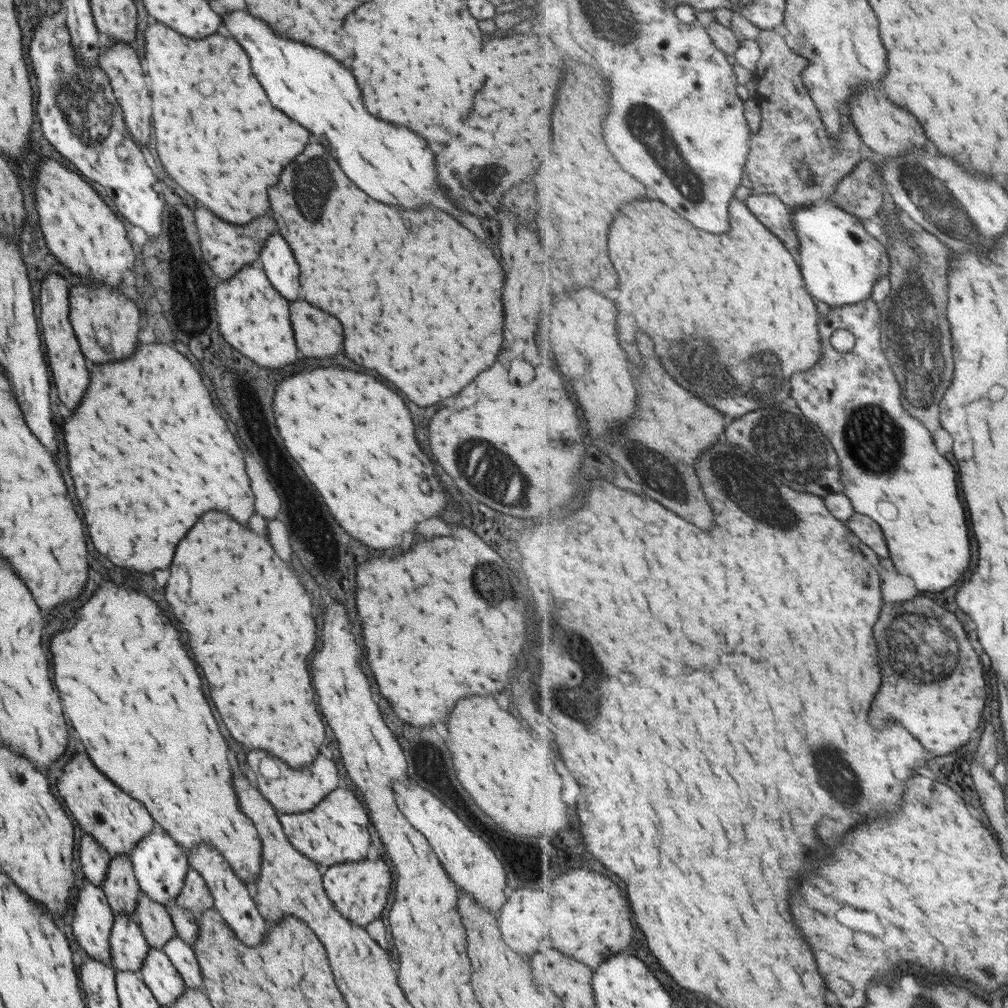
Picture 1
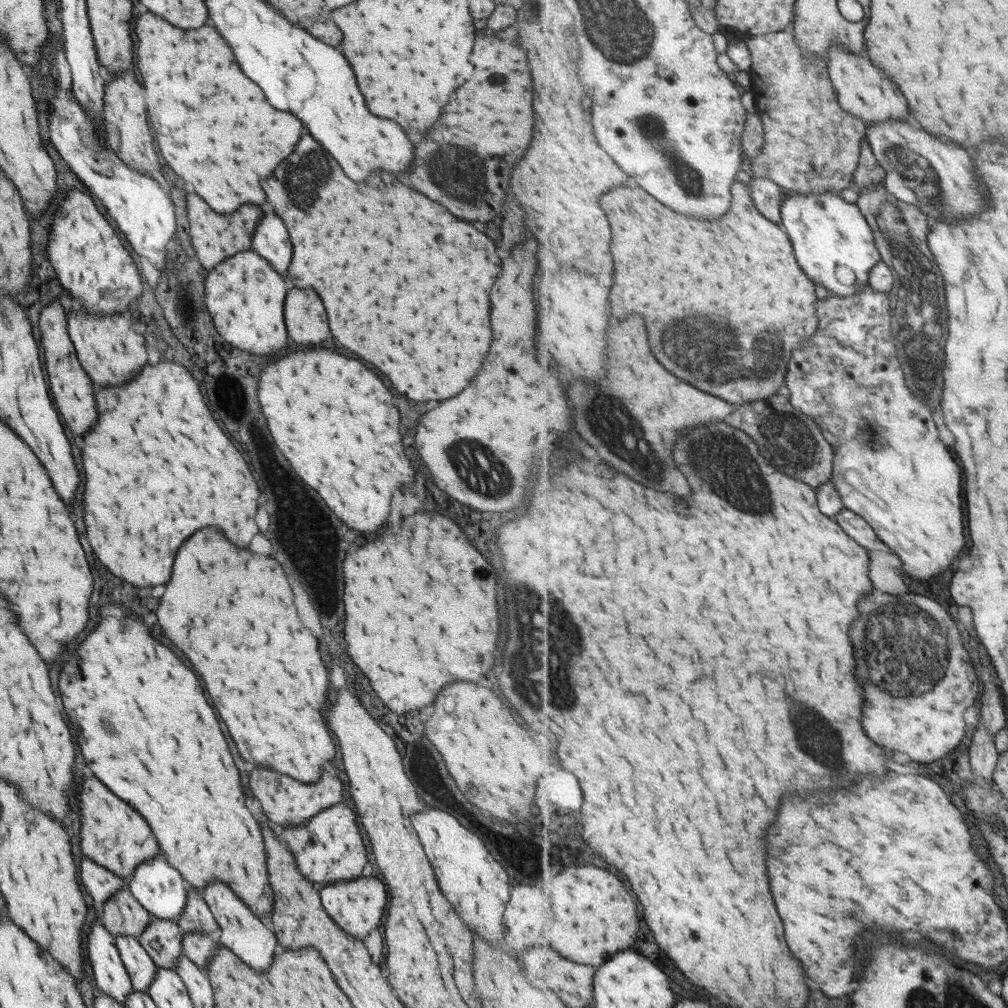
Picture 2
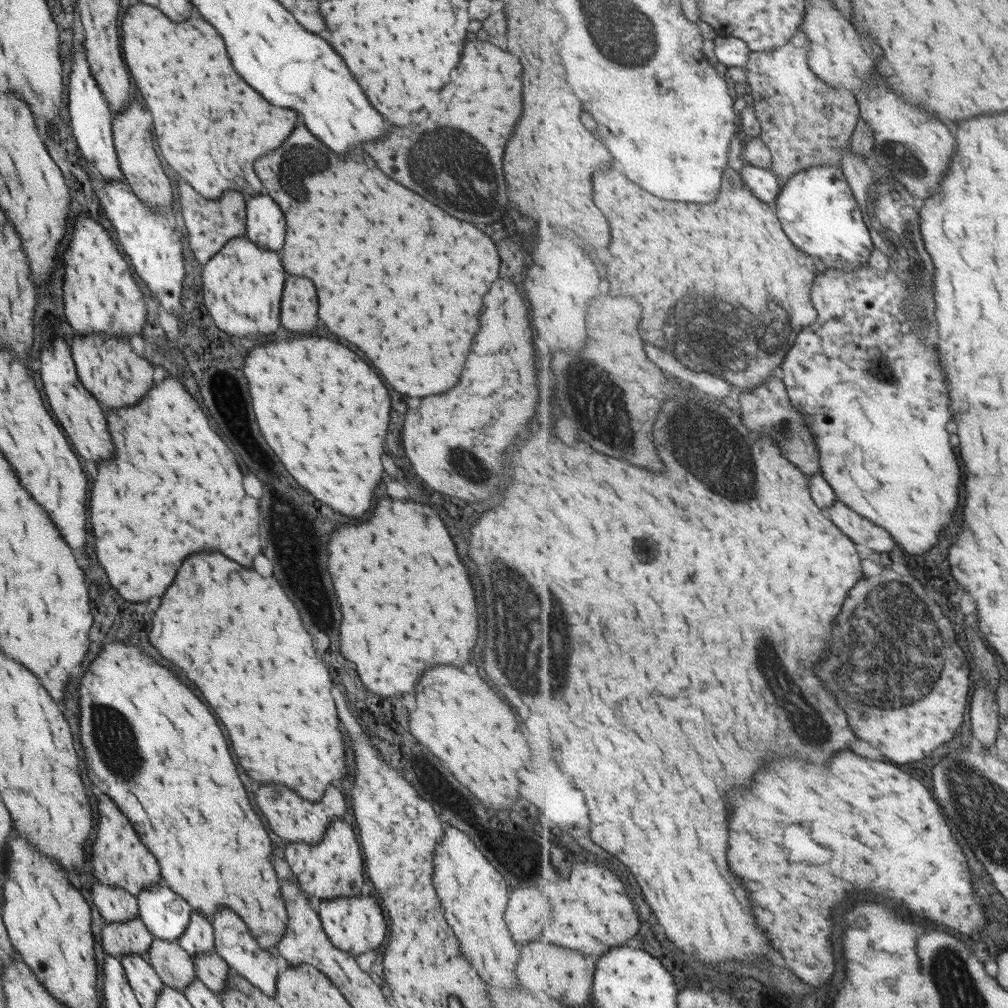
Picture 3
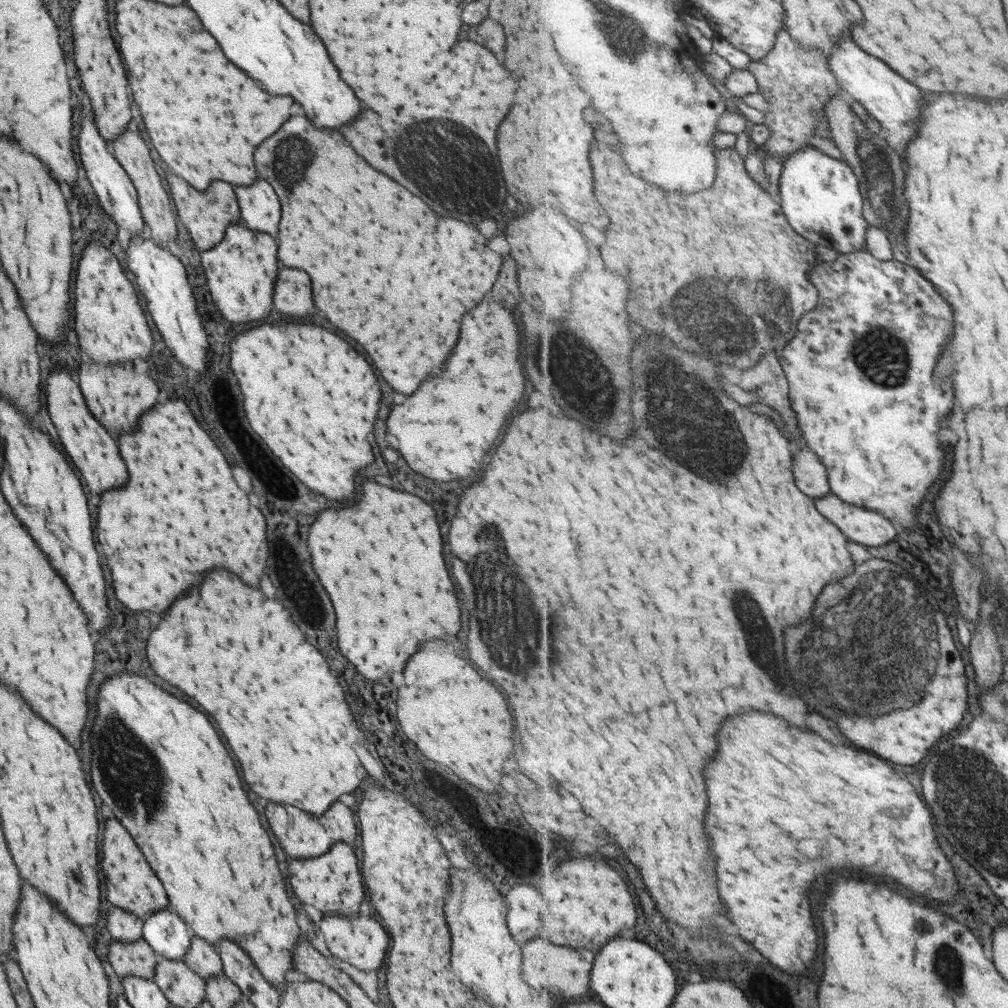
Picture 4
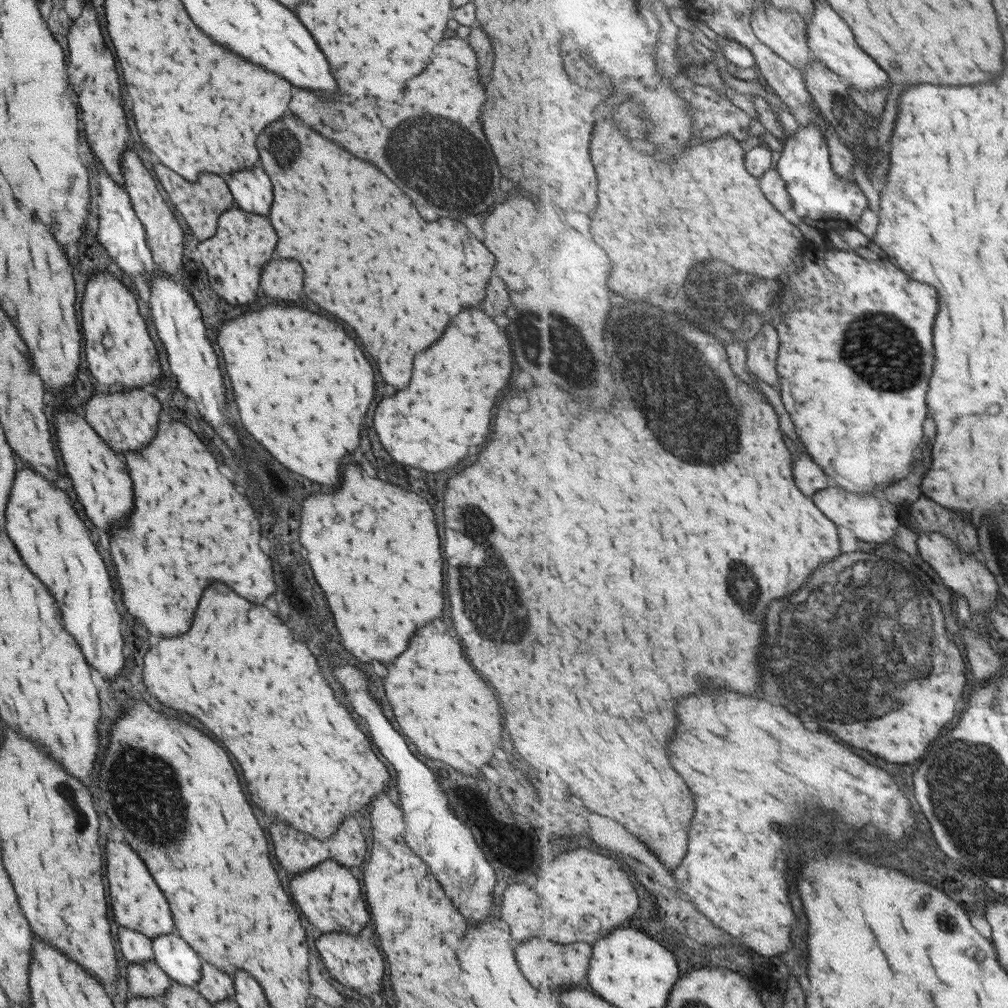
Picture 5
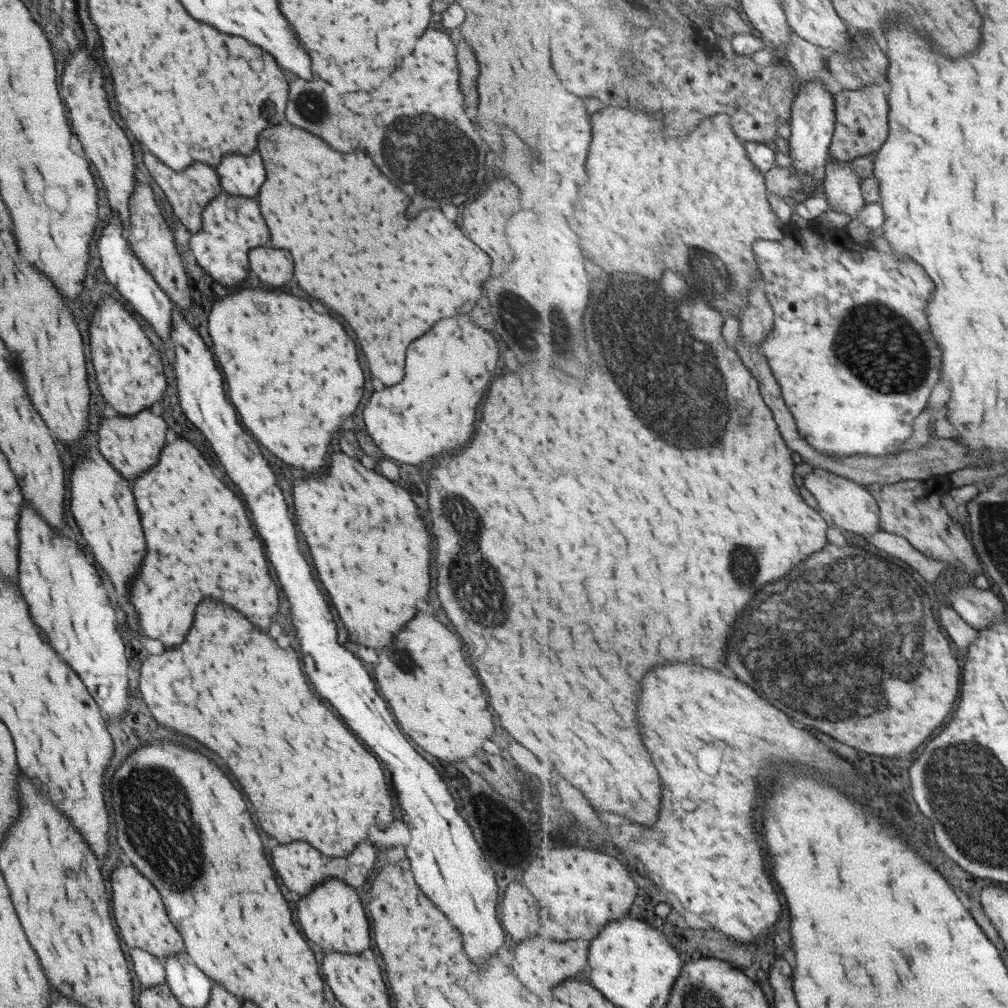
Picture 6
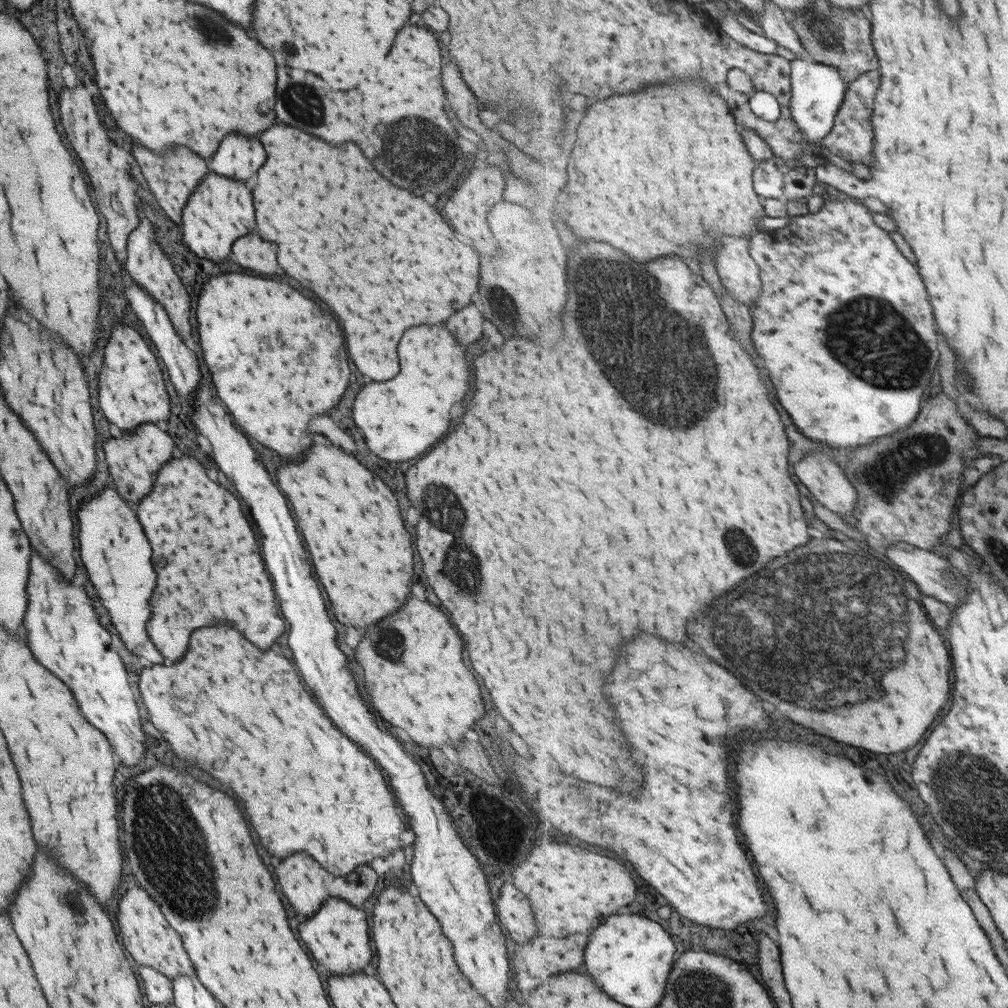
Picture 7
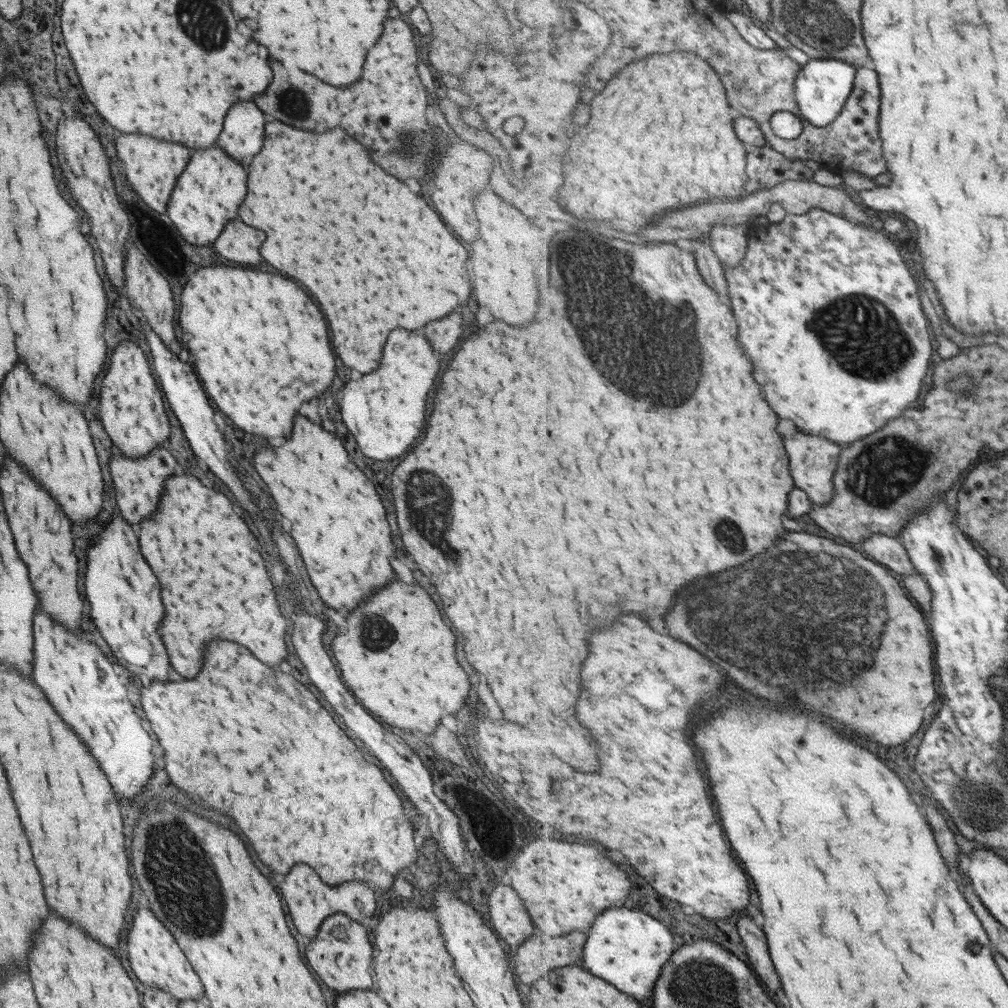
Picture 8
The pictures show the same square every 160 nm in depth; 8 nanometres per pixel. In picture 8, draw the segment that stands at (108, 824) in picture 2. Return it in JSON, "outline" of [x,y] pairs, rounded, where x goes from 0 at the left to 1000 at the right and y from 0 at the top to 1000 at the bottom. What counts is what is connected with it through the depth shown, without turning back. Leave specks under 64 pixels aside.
{"outline":[[[144,898],[138,899],[138,903],[132,906],[132,915],[126,926],[126,948],[132,968],[144,979],[151,978],[167,984],[175,993],[202,990],[202,980],[185,948],[170,926]]]}

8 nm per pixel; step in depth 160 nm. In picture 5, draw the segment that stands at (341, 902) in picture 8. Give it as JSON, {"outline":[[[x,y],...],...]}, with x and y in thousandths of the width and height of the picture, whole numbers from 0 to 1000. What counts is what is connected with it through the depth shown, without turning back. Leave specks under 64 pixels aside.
{"outline":[[[342,812],[338,815],[338,821],[329,827],[324,833],[314,833],[310,829],[303,829],[301,825],[291,825],[283,817],[271,817],[267,821],[267,833],[271,837],[271,845],[279,861],[287,867],[297,867],[309,862],[321,853],[331,853],[338,859],[352,863],[362,853],[362,831],[358,827],[358,821],[350,812]]]}

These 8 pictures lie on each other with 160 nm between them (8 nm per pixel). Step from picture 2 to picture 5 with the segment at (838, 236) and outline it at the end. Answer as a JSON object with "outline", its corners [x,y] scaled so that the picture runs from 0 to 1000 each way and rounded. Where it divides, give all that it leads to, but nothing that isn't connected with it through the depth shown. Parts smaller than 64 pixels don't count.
{"outline":[[[814,124],[793,125],[786,136],[780,136],[771,169],[785,193],[787,214],[819,231],[838,226],[850,228],[850,221],[862,204],[862,198],[848,180],[834,178],[826,169],[821,137]]]}

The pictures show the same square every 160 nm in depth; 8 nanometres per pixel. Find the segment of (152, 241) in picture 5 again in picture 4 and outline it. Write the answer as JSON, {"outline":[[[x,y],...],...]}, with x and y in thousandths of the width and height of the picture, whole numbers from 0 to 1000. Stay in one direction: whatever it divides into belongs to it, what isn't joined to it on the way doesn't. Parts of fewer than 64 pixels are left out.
{"outline":[[[122,131],[109,143],[112,157],[120,164],[126,176],[135,188],[135,199],[139,215],[144,222],[145,232],[156,244],[165,244],[173,240],[175,236],[174,216],[170,211],[170,200],[166,190],[160,186],[160,179],[152,166],[152,159],[148,157],[148,149],[142,143],[140,135],[136,131]]]}

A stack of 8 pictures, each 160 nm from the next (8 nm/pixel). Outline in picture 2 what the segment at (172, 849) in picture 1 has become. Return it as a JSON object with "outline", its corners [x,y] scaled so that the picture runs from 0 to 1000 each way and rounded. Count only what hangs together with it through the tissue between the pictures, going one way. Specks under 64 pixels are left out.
{"outline":[[[159,844],[157,849],[147,851],[136,859],[131,869],[126,873],[125,879],[132,891],[153,911],[177,913],[185,896],[186,877],[180,868],[166,857]]]}

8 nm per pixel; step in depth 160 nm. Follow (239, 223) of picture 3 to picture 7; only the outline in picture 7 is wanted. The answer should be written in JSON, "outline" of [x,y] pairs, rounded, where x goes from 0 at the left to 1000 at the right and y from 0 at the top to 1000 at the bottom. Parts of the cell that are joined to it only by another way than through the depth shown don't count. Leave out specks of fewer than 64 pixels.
{"outline":[[[132,145],[131,154],[136,159],[136,165],[145,179],[148,190],[152,192],[158,206],[175,222],[179,222],[180,207],[184,204],[184,199],[188,190],[193,187],[198,179],[203,177],[203,172],[207,170],[205,163],[195,157],[189,149],[186,147],[168,147],[164,153],[152,153],[142,145]]]}

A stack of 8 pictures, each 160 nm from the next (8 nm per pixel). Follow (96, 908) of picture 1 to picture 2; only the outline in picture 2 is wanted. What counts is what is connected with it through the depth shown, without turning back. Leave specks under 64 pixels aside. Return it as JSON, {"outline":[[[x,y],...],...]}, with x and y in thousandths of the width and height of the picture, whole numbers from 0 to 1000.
{"outline":[[[98,899],[95,901],[97,910],[86,927],[86,950],[96,980],[122,998],[125,988],[131,983],[131,976],[117,949],[113,929],[100,917]]]}

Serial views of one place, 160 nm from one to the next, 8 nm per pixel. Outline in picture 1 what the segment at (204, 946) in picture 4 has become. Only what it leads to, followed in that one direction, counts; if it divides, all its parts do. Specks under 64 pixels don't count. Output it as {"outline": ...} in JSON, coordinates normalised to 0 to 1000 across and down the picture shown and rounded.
{"outline":[[[188,858],[185,863],[182,879],[175,889],[174,897],[197,910],[200,903],[210,901],[210,891],[203,879],[203,874]]]}

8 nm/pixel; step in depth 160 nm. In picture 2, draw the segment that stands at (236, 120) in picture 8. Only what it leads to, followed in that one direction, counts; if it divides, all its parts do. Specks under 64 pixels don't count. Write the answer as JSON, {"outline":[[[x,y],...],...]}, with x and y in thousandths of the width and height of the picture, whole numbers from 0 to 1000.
{"outline":[[[261,212],[250,230],[248,247],[263,256],[275,270],[285,274],[289,256],[289,242],[281,220],[273,212]]]}

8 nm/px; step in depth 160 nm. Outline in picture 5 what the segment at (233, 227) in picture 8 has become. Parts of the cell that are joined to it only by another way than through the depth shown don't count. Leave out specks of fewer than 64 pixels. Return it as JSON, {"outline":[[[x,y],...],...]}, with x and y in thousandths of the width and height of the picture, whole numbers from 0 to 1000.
{"outline":[[[265,258],[259,268],[259,288],[279,300],[293,300],[299,290],[301,270],[293,258]]]}

